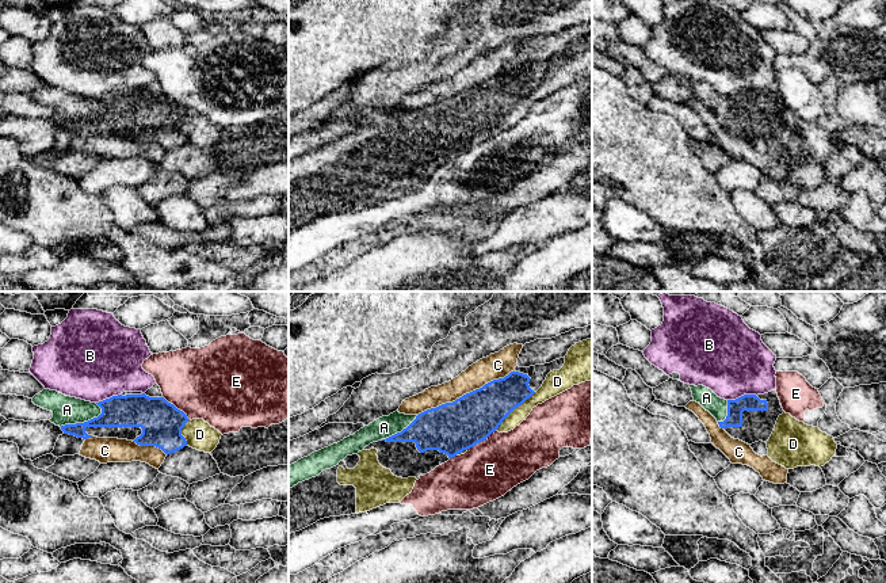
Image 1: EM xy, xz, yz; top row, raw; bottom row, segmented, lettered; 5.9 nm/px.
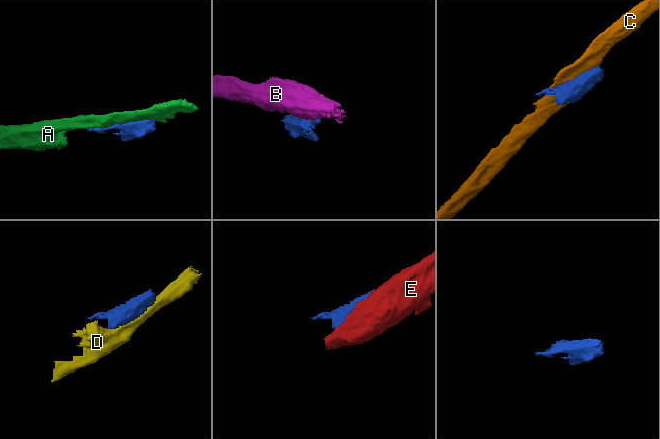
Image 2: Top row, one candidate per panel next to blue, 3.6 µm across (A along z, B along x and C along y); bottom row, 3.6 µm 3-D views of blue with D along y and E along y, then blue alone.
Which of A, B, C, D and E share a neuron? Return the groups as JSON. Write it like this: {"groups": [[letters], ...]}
{"groups": [["A"], ["B"], ["C"], ["D"], ["E"]]}

